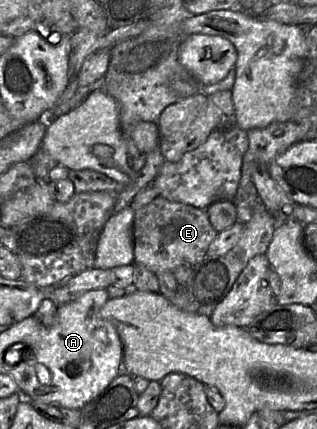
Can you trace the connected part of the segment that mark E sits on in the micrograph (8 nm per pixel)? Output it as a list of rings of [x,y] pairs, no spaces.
[[[158,196],[151,203],[134,211],[134,263],[154,274],[172,272],[178,266],[200,263],[218,232],[212,227],[205,209]]]

